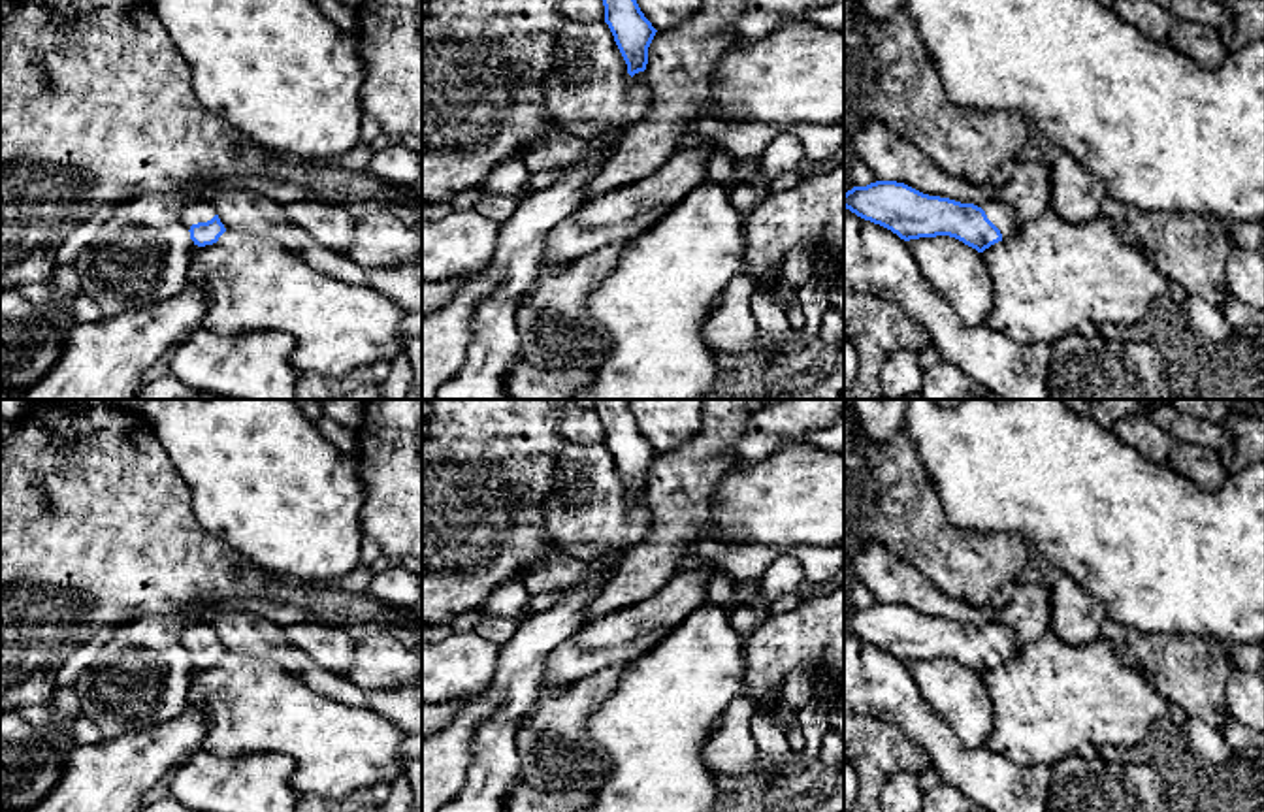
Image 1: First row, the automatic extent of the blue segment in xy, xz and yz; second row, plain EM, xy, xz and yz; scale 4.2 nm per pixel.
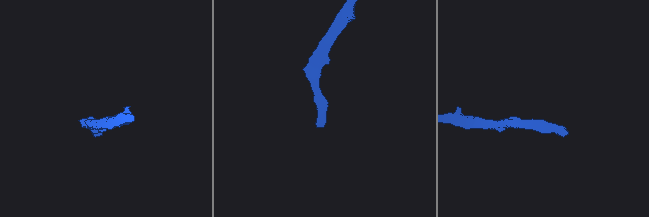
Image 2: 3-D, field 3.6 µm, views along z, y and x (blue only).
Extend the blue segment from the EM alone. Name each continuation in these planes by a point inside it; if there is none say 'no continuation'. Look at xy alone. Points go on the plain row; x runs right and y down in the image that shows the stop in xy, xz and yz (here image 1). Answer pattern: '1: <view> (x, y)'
1: xy (194, 633)

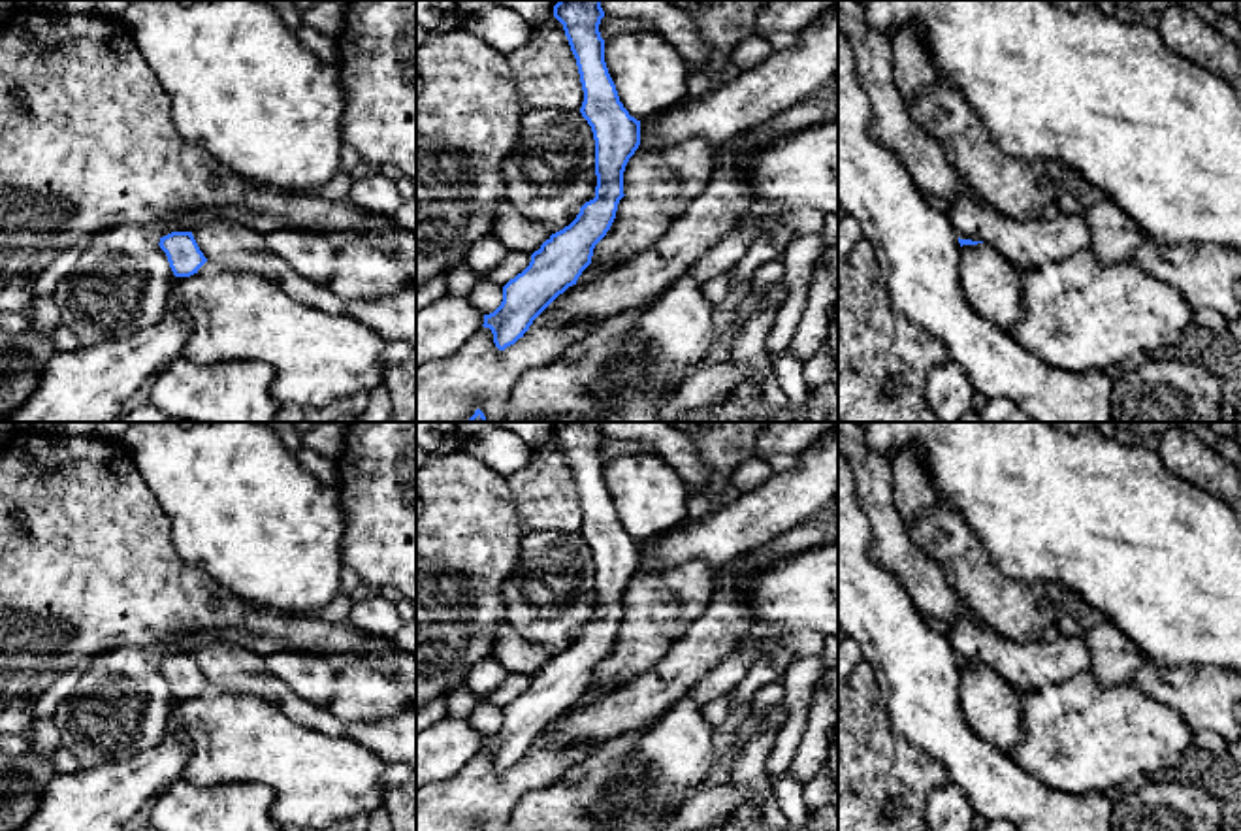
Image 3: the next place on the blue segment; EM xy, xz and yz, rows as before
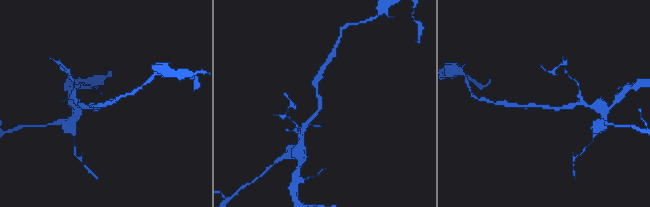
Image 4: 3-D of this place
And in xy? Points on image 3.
no continuation

